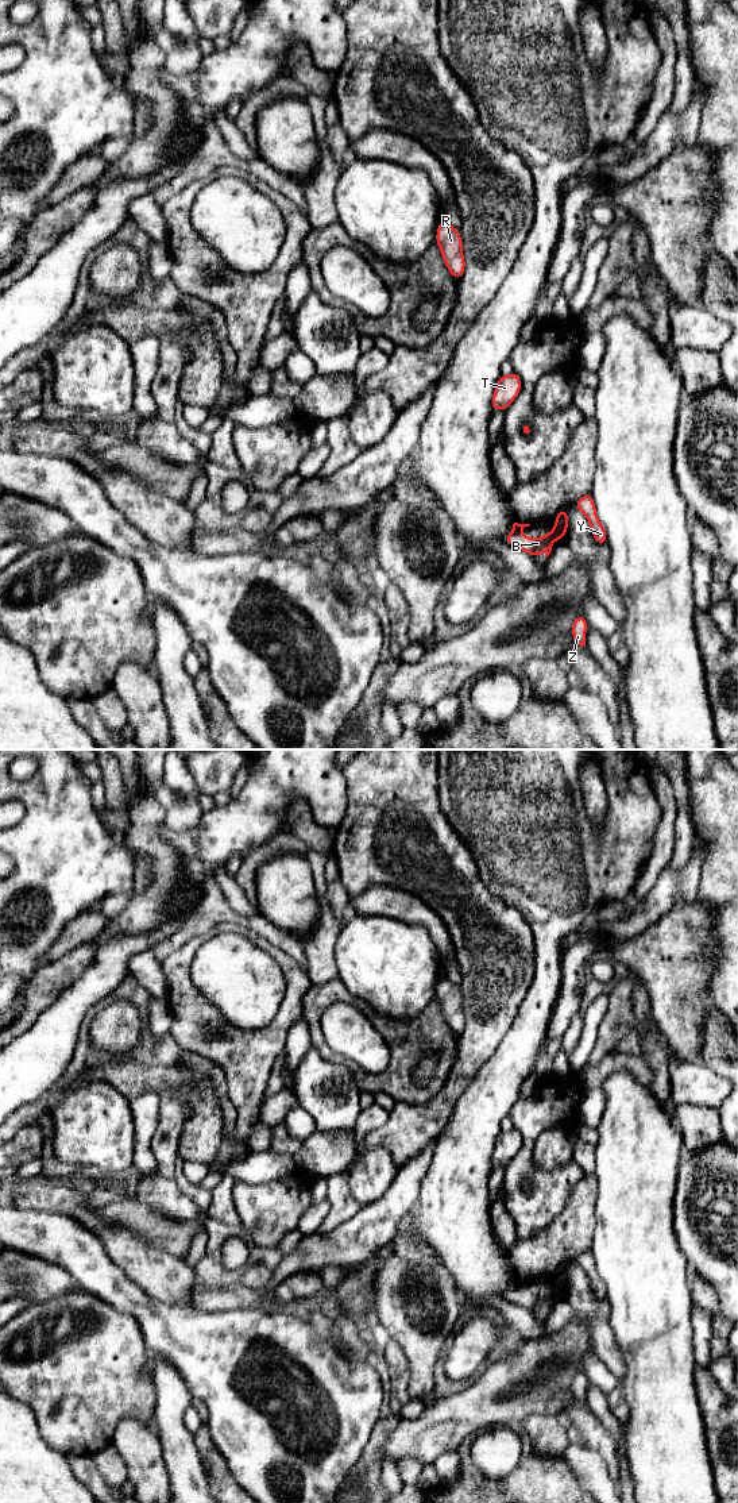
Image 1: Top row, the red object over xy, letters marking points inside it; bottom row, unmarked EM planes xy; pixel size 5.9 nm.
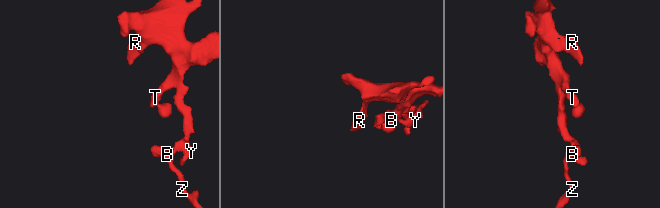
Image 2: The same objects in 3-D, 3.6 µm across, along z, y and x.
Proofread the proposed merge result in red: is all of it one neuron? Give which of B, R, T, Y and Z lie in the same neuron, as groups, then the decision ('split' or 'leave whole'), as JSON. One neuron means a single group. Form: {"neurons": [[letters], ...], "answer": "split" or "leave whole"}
{"neurons": [["B", "Z"], ["R", "T", "Y"]], "answer": "split"}

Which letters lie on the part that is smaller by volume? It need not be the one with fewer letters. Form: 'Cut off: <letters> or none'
Cut off: R, T, Y

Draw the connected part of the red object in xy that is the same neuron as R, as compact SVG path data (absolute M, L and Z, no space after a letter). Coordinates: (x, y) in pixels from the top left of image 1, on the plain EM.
M441 976L436 988L436 999L440 1003L448 1028L455 1036L459 1036L465 1026L465 1016L459 986L452 983L447 976Z

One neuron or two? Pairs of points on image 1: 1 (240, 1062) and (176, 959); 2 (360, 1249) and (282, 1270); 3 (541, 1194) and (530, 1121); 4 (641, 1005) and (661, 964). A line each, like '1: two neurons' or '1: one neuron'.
1: one neuron
2: one neuron
3: one neuron
4: two neurons

